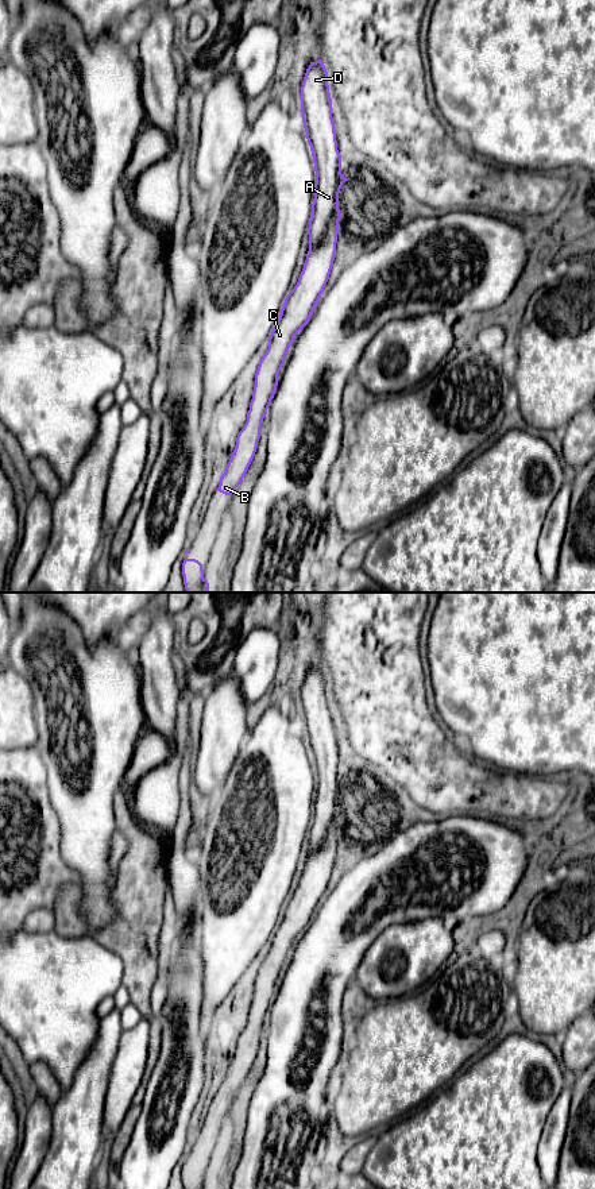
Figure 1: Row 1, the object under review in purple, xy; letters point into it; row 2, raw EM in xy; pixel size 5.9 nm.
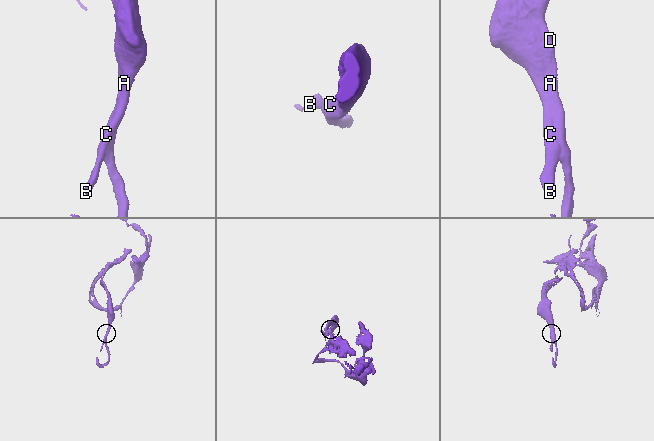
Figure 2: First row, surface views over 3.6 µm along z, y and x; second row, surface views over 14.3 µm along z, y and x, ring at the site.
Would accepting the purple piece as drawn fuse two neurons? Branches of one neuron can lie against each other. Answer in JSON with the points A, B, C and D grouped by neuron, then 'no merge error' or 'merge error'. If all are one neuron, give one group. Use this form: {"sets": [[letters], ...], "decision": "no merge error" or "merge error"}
{"sets": [["A", "B", "C", "D"]], "decision": "no merge error"}

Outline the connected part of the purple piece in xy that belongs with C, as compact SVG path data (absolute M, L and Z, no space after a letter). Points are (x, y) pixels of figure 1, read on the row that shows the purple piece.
M318 59L310 62L301 86L301 113L310 146L316 184L309 220L309 251L298 282L285 298L279 319L262 356L247 413L247 421L236 437L236 447L220 476L217 491L231 495L242 483L258 448L260 428L278 386L278 374L295 335L308 324L322 292L336 256L339 193L345 181L341 155L337 150L328 72Z

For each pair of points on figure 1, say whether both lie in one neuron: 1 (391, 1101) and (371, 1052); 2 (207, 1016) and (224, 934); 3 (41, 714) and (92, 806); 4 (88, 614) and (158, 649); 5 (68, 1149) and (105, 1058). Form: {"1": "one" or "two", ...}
{"1": "one", "2": "one", "3": "one", "4": "two", "5": "one"}

